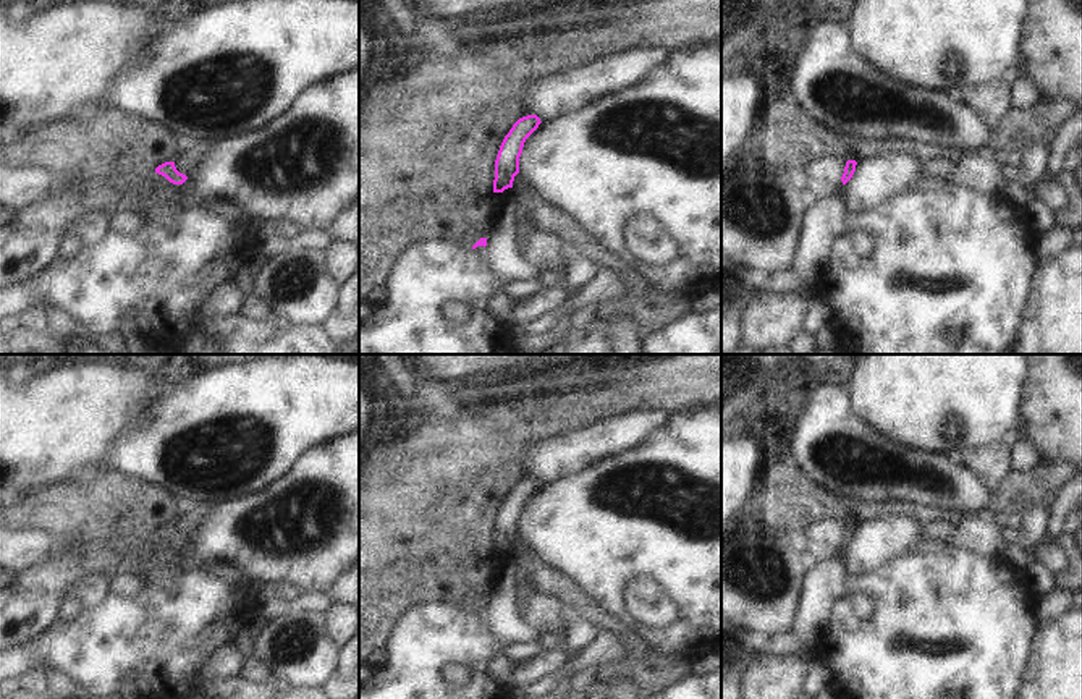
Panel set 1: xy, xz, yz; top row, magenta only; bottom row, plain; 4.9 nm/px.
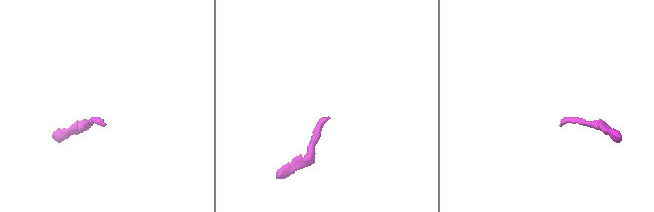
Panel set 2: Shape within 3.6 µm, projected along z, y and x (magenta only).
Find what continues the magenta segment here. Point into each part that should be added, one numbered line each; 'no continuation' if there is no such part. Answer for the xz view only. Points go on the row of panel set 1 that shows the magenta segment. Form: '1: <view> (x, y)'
no continuation

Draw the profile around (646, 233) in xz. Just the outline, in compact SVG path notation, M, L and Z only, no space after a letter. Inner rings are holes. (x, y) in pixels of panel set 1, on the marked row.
M637 215L628 222L629 246L644 261L663 267L678 254L678 246L657 215Z

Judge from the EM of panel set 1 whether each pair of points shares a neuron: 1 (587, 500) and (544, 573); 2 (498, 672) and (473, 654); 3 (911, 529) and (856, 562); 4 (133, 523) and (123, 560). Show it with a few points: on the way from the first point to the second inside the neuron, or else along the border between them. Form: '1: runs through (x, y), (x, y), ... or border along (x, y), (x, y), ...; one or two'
1: border along (540, 559), (570, 576), (579, 588); two
2: border along (502, 652), (492, 662), (492, 675), (498, 682); two
3: runs through (898, 534), (877, 542), (869, 550); one
4: border along (146, 539), (117, 538), (92, 544); two

